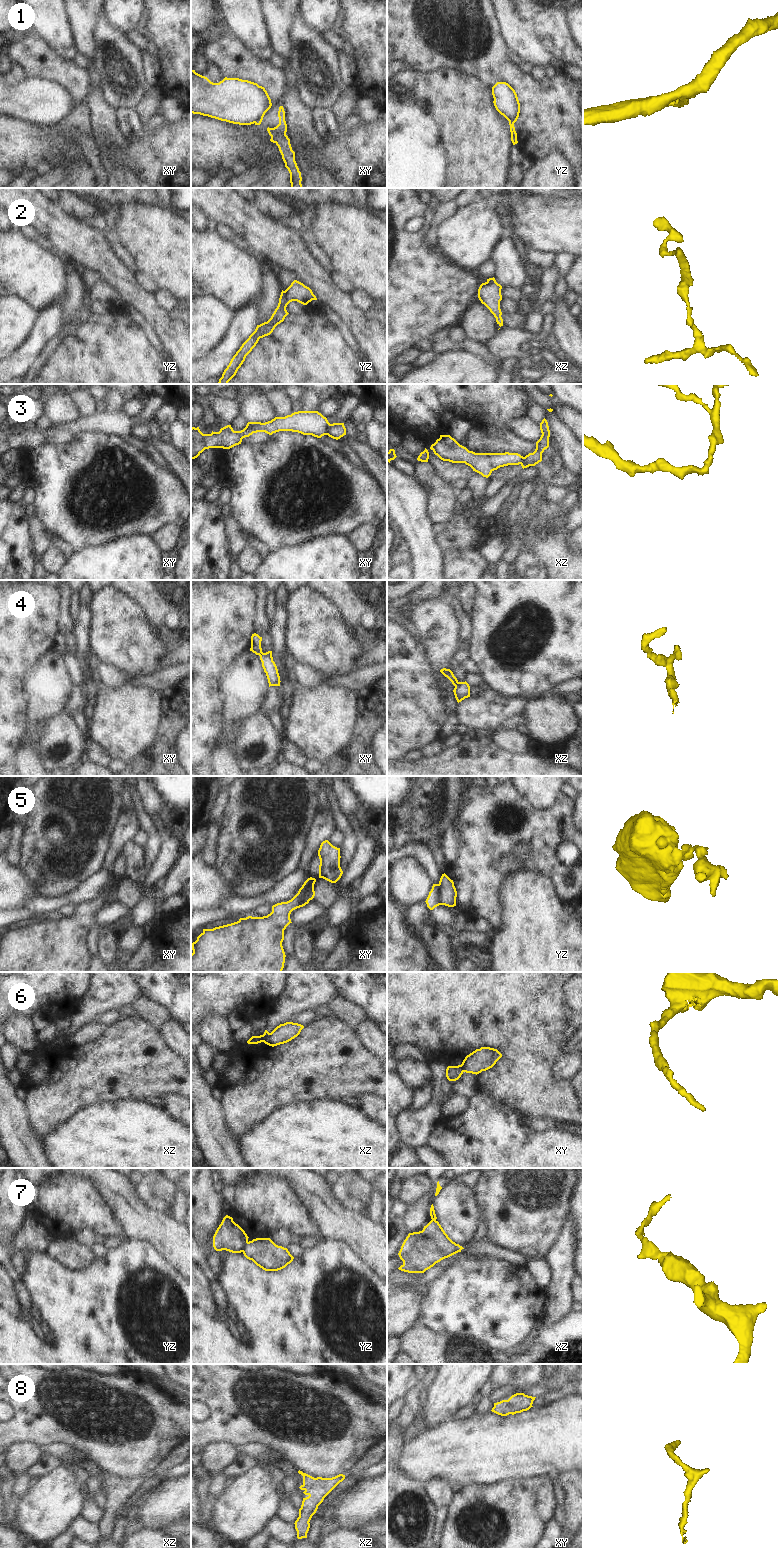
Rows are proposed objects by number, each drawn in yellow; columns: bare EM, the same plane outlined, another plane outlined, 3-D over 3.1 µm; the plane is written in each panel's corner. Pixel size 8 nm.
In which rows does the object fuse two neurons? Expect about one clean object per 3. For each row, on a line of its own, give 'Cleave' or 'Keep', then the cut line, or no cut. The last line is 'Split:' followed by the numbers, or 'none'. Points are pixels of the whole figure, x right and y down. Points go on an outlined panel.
1: Cleave. Split along yz (509, 120), (514, 122)
2: Keep. No split
3: Cleave. Split along xy (330, 424), (326, 434)
4: Cleave. Split along xz (458, 682), (455, 687)
5: Cleave. Split along yz (438, 884), (438, 899), (441, 904)
6: Cleave. Split along xz (269, 1033), (262, 1041)
7: Cleave. Split along yz (247, 1241), (242, 1251)
8: Keep. No split
Split: 1, 3, 4, 5, 6, 7.

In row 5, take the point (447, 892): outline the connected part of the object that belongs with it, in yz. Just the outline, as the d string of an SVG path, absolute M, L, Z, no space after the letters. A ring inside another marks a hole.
M445 873L442 874L439 881L439 900L441 905L448 907L456 906L457 891L451 880Z

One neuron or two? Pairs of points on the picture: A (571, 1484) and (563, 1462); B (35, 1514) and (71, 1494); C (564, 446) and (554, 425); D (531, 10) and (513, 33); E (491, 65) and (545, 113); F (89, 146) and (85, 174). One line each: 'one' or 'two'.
A: two
B: one
C: one
D: two
E: one
F: two

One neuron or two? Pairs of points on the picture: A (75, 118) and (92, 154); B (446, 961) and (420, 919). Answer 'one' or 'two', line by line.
A: one
B: one

